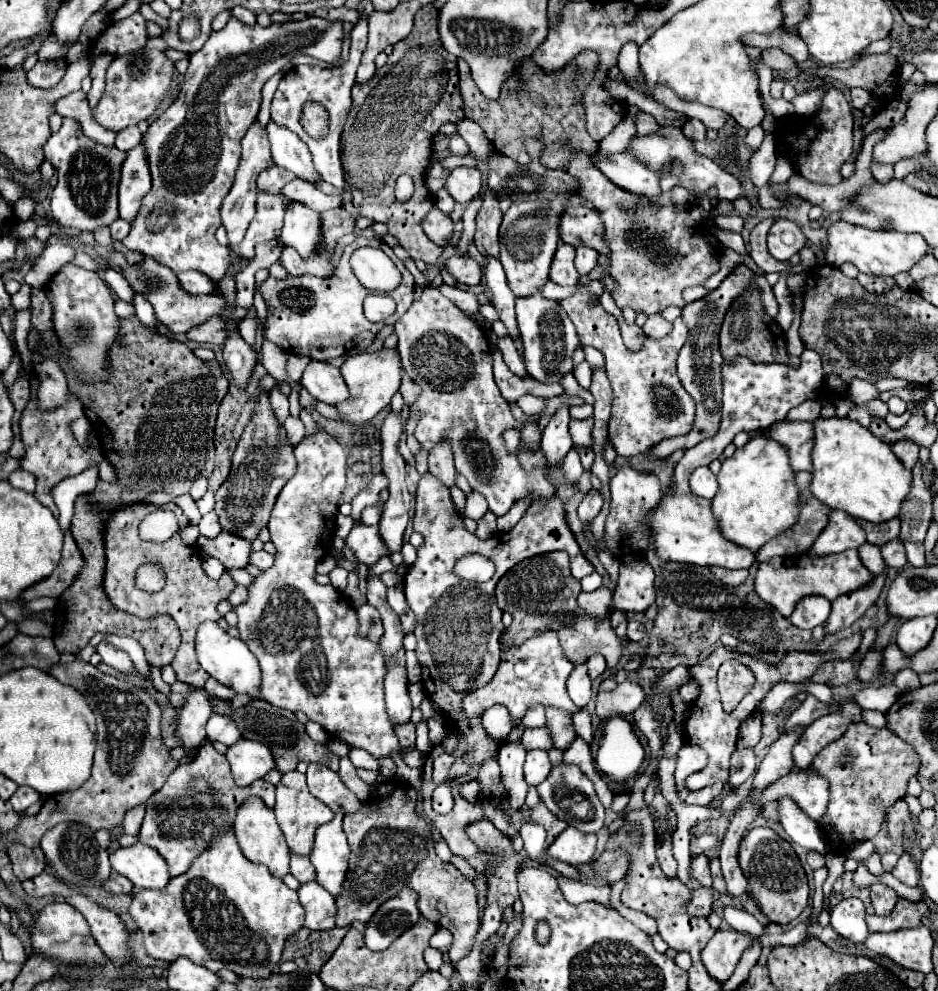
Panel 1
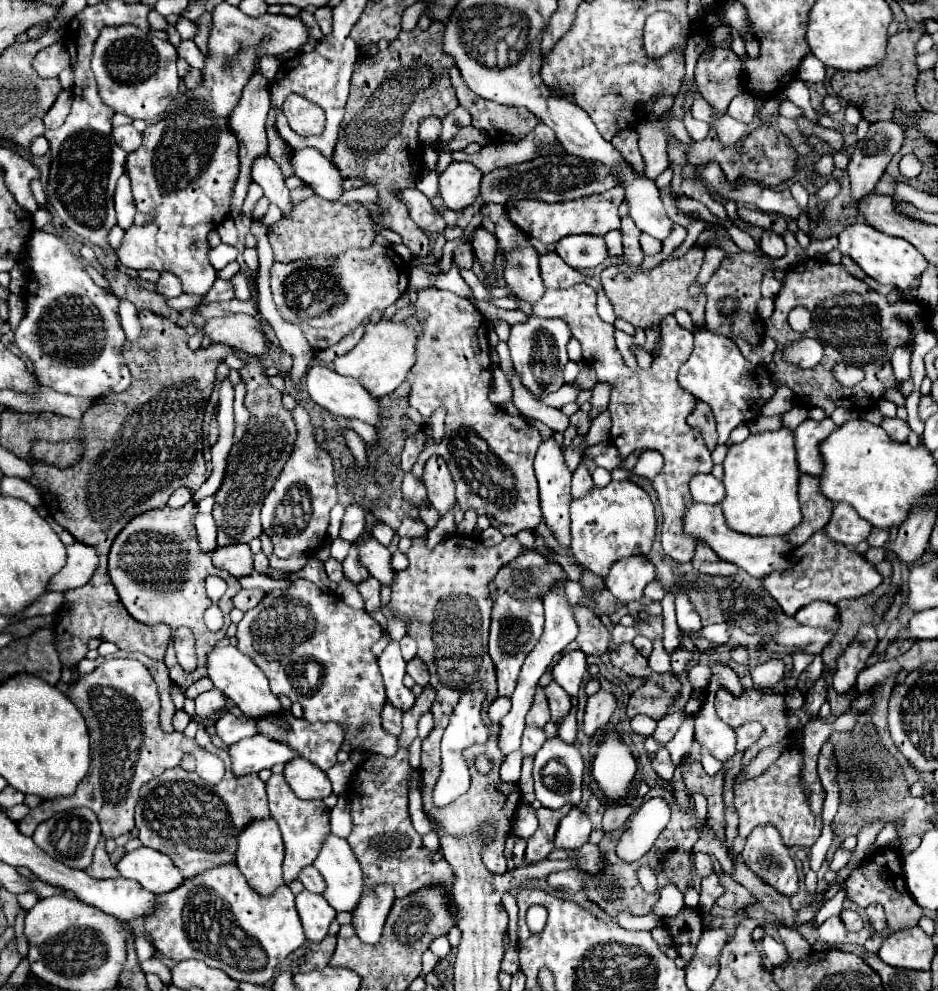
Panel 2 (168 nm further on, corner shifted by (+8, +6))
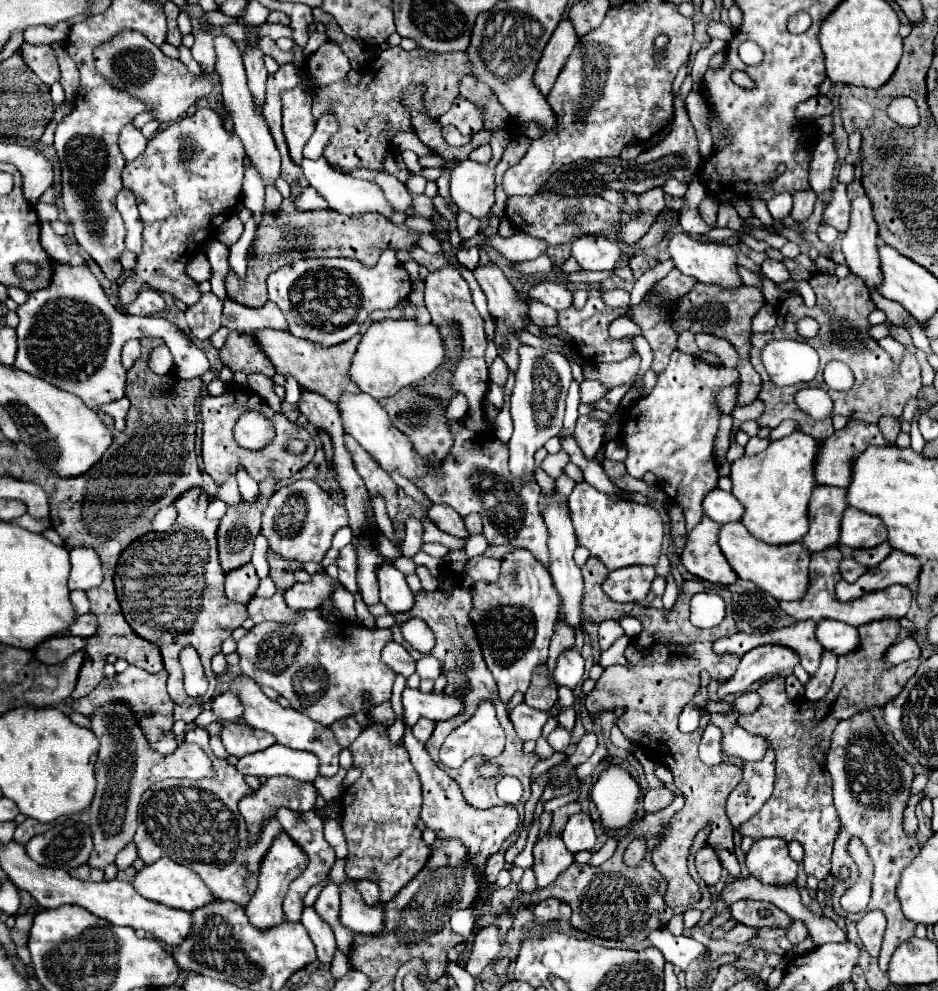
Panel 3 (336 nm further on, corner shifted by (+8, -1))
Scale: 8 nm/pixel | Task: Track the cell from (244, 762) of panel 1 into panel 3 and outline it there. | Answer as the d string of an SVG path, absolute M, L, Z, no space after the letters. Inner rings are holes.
M274 744L262 752L244 756L236 768L254 776L290 776L300 782L314 782L320 776L320 760L312 752L298 752L282 744Z

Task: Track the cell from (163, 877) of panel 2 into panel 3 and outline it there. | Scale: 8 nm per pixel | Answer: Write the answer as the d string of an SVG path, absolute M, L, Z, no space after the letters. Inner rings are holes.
M160 858L156 864L144 866L144 870L140 870L136 874L132 886L146 900L154 900L154 902L160 902L160 904L166 904L166 906L172 906L172 908L182 908L182 910L198 910L206 904L220 900L218 896L212 894L212 890L202 882L202 878L194 870L190 870L188 866L176 864L170 858Z

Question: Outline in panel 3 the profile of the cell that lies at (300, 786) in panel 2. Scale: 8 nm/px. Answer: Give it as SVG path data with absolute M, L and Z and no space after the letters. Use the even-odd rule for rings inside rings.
M274 776L260 784L258 790L244 796L238 804L240 814L248 826L248 838L256 840L262 832L262 824L276 818L278 808L288 808L294 812L308 812L316 806L314 784L298 784L288 776Z

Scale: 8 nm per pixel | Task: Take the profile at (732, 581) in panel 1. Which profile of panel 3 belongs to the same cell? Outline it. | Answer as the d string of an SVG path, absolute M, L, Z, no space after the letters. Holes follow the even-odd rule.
M702 516L702 520L690 530L688 544L680 560L684 568L696 578L712 584L730 586L738 580L738 576L728 560L722 556L722 550L718 546L718 532L720 524L710 520L708 516Z

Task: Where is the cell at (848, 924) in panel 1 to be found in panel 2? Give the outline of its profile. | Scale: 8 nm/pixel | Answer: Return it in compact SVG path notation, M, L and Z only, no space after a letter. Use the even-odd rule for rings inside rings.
M834 915L830 919L826 919L820 927L818 927L818 935L820 941L812 947L816 951L822 951L826 947L832 945L864 945L864 941L874 933L874 929L870 927L870 931L860 931L860 933L852 933L846 929L846 925L842 923L840 915Z

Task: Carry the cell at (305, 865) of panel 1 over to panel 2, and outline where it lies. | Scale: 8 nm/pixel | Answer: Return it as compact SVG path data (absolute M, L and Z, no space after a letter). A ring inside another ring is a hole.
M312 865L304 867L304 869L302 869L302 873L298 875L298 879L300 879L300 881L302 881L302 885L304 885L308 891L312 891L312 893L322 893L322 889L324 889L322 875L320 875Z

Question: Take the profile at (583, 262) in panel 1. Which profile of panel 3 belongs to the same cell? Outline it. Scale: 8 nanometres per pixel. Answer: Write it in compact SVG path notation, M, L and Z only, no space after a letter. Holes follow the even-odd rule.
M586 234L572 242L570 252L584 270L612 270L620 260L620 246L604 236Z

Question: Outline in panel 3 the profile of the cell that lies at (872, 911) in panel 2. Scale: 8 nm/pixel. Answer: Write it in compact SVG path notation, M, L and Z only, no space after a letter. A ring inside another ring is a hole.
M872 910L872 912L866 912L862 916L862 920L856 924L858 928L858 936L862 940L862 946L864 950L870 954L870 956L878 956L880 952L880 944L882 944L882 936L884 936L884 930L886 930L886 916L882 910Z

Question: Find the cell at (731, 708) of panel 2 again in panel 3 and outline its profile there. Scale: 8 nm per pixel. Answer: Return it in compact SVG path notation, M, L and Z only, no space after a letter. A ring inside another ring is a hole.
M880 620L874 624L866 624L866 628L858 628L860 636L862 636L862 648L858 652L852 652L852 656L840 656L838 658L838 672L836 678L828 690L828 694L818 700L818 702L810 702L804 698L788 698L786 694L786 676L778 674L766 682L762 682L762 686L758 688L758 694L762 699L762 704L757 708L754 714L746 714L744 718L738 718L736 724L742 726L746 732L754 734L754 736L764 736L770 746L776 752L776 782L774 782L774 792L770 796L770 800L760 808L758 814L754 814L740 830L742 836L752 836L756 840L766 838L766 836L776 836L782 840L798 840L804 848L804 870L806 874L812 874L818 878L818 882L822 882L828 874L830 874L830 854L832 854L832 844L842 828L838 812L834 808L832 802L832 780L830 774L826 772L826 752L830 748L830 736L836 728L836 724L840 720L850 718L852 714L868 708L868 706L884 706L888 704L892 698L896 698L904 684L914 676L920 660L908 660L896 666L888 666L884 662L884 656L888 652L888 648L896 642L896 636L900 632L900 624L896 620Z

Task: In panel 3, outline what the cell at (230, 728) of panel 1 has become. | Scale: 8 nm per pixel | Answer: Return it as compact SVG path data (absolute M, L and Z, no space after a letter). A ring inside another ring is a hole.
M240 722L226 724L220 738L222 738L228 754L232 754L236 758L260 752L260 750L276 744L276 738L272 734L262 732L262 730L254 730L252 726L240 724Z

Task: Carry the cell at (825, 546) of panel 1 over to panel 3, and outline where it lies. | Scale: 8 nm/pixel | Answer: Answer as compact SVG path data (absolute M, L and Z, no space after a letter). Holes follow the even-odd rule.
M846 508L842 518L840 544L850 548L874 548L882 542L888 542L886 524L868 512Z

